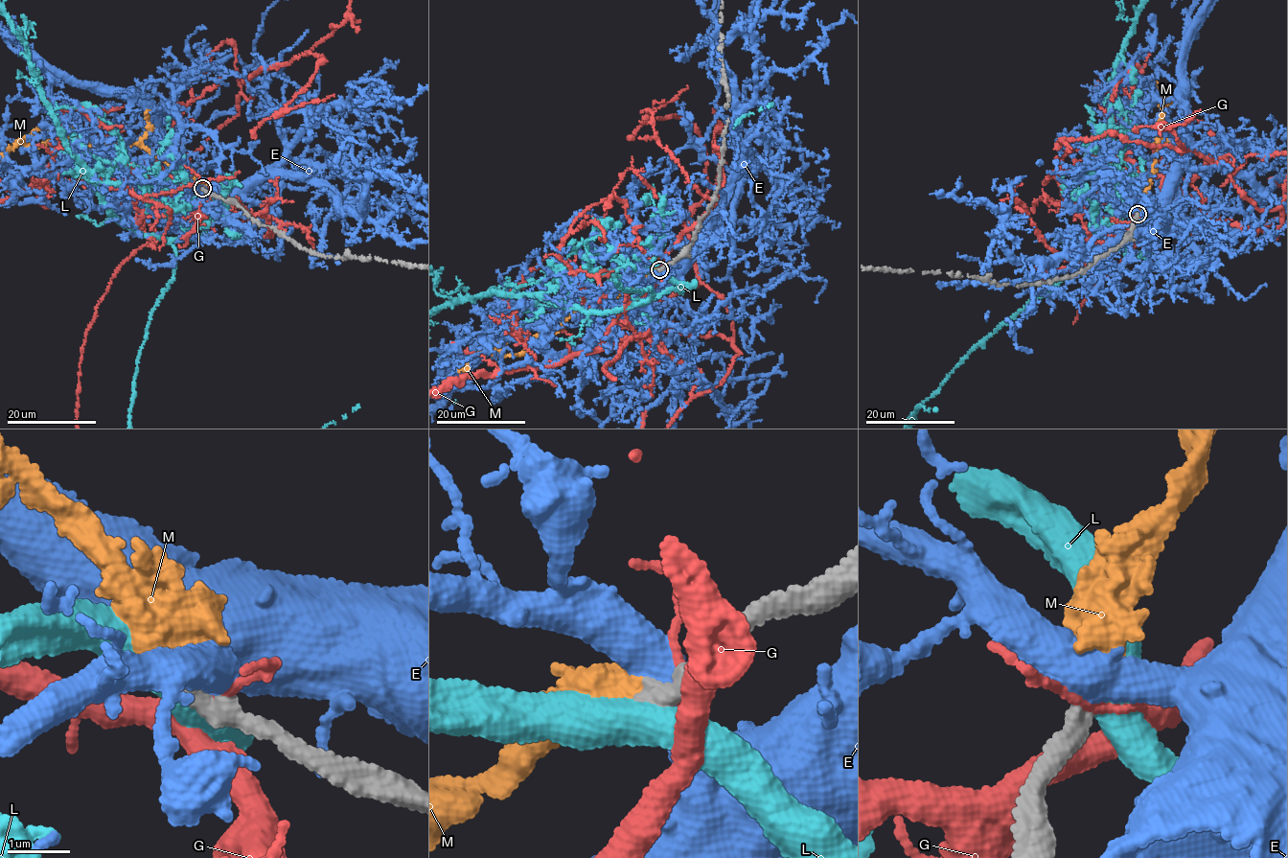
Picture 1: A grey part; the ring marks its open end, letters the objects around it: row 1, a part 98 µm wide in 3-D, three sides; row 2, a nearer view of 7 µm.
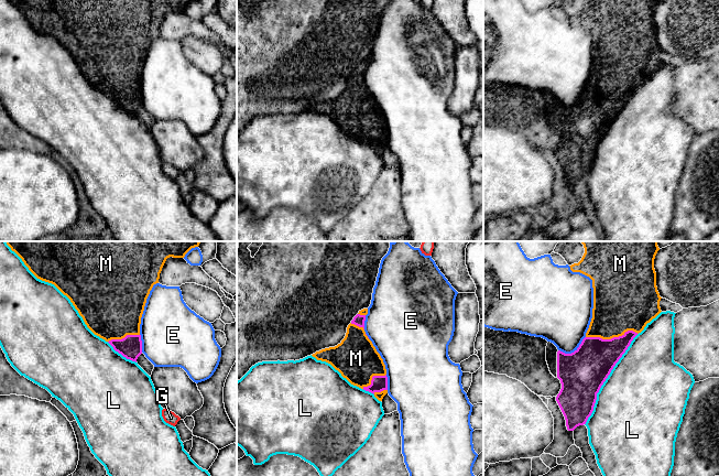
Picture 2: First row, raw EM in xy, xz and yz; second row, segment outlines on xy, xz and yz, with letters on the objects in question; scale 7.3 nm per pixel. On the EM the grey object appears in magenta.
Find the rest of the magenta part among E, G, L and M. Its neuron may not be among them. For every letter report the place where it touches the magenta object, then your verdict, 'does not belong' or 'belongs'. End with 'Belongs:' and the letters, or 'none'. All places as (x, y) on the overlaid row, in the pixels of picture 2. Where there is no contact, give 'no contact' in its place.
E: meets magenta in yz at (574, 352); does not belong
G: no contact; does not belong
L: meets magenta in yz at (606, 378); does not belong
M: meets magenta in yz at (611, 338); belongs
Belongs: M

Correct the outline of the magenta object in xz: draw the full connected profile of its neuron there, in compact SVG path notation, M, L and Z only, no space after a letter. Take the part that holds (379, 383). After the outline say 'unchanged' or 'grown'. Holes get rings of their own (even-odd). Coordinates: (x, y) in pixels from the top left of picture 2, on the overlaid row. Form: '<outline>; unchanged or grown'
M368 309L359 311L348 325L340 344L316 351L312 356L330 364L351 385L373 393L382 401L388 393L386 369L364 332L367 314Z; grown

